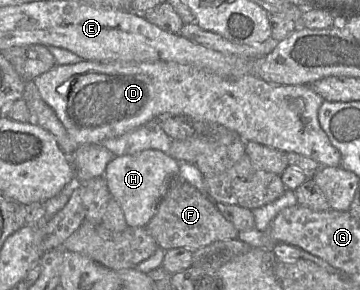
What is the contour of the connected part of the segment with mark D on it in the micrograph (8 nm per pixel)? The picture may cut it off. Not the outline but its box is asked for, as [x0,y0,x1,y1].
[33,60,341,167]

